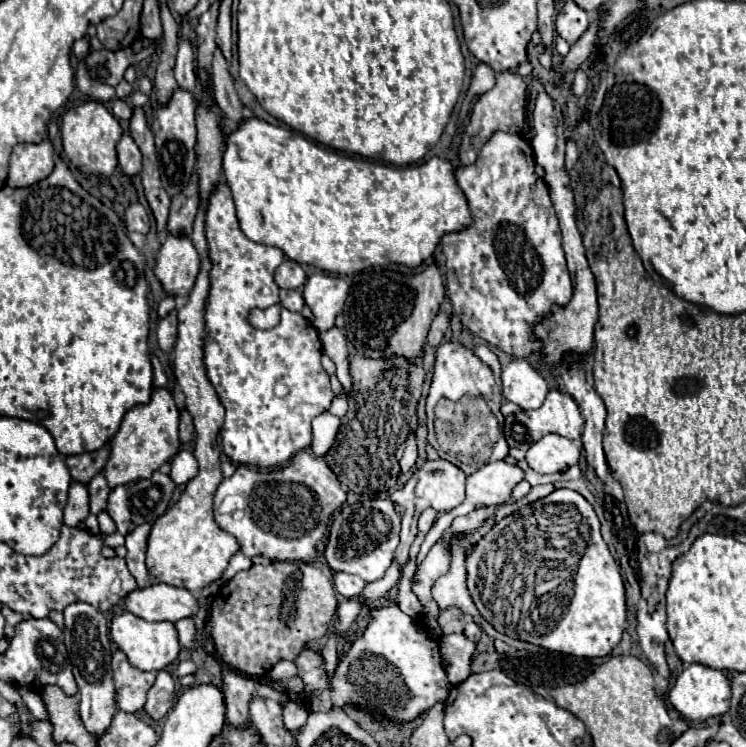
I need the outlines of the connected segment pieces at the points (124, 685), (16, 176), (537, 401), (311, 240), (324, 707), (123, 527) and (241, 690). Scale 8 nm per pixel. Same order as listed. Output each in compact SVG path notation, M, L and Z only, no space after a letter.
M116 650L112 654L112 676L116 688L116 708L130 714L142 712L146 694L152 688L156 674L138 670L128 662L122 650Z
M50 140L40 144L18 144L12 150L10 174L6 184L12 188L30 186L44 180L54 170L54 148Z
M512 360L502 370L502 396L522 410L536 410L548 394L546 380L524 360Z
M244 118L244 120L240 120L238 128L232 134L228 134L226 150L224 150L224 158L222 158L222 170L224 170L226 184L232 192L234 204L236 204L236 216L238 216L240 228L252 242L266 244L266 246L276 246L290 260L296 260L300 264L312 264L312 266L316 266L320 270L326 270L326 272L332 272L332 274L352 274L352 272L358 272L358 270L364 270L364 268L370 268L370 266L382 266L382 264L390 264L390 262L404 264L404 266L418 266L434 254L434 248L440 242L442 234L462 230L464 226L468 226L472 222L466 196L464 196L464 192L460 192L460 188L454 180L452 166L450 166L450 162L446 162L442 158L434 156L424 164L406 166L406 168L390 168L390 166L382 166L378 162L370 162L369 159L344 156L336 150L330 150L330 148L312 142L296 130L272 126L272 124L268 124L260 118Z
M398 606L370 608L366 630L344 652L332 674L326 672L324 658L318 650L300 650L294 664L304 682L308 712L328 712L334 706L344 710L352 706L372 714L374 720L406 724L430 710L436 702L444 702L452 688L442 664L438 640L428 634L424 617L412 620Z
M156 470L150 478L146 480L136 480L130 484L122 484L116 486L110 496L108 496L108 514L112 516L112 520L116 522L116 528L120 534L128 534L132 532L136 526L144 524L144 522L152 522L158 516L162 516L170 504L170 498L176 490L176 484L172 482L172 478L168 474L162 474L160 470Z
M224 668L224 700L226 700L226 720L232 728L244 730L248 726L250 714L248 704L254 698L256 682L244 676L238 676L236 672Z

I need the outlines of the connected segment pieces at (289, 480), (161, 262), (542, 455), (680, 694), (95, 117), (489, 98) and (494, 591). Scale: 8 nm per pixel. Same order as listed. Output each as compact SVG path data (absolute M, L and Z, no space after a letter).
M306 450L296 452L288 466L278 470L262 472L254 466L238 466L230 478L224 478L214 494L214 516L222 530L234 534L240 542L240 550L252 556L264 556L270 560L288 560L288 562L314 562L316 544L324 538L332 516L346 502L346 492L338 476L328 468L324 458L318 458Z
M168 234L154 266L154 274L160 280L168 296L186 296L200 270L200 256L190 236Z
M546 434L542 440L530 446L530 450L526 452L526 462L538 474L564 472L566 468L578 464L580 452L580 442L568 440L558 434Z
M690 664L678 676L674 688L668 694L668 700L688 722L704 722L714 716L724 716L730 708L730 680L722 670L714 670L702 664Z
M88 100L88 102L82 102L76 108L68 110L62 118L60 132L62 132L64 152L72 164L76 164L84 172L96 174L104 180L116 170L116 166L118 166L116 144L122 136L122 128L120 128L118 118L102 102Z
M500 72L496 74L496 86L476 100L470 116L470 124L466 126L466 132L462 136L460 146L460 162L464 166L470 166L476 162L480 148L486 144L486 140L496 130L506 130L508 134L518 134L524 126L524 106L526 106L526 82L516 72Z
M554 490L522 512L496 522L480 542L468 548L466 582L482 618L510 638L578 658L608 656L622 638L626 600L620 566L600 536L600 520L592 504L574 490Z

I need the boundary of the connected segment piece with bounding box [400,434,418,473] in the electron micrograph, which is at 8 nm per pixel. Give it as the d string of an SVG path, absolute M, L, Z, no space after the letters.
M410 434L410 436L408 436L408 440L406 440L404 456L402 456L402 460L400 460L401 472L404 473L404 471L410 470L410 468L414 466L416 458L418 458L418 454L416 454L416 440L414 440L414 436Z

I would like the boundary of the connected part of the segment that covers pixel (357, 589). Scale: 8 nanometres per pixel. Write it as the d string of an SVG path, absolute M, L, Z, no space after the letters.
M336 572L334 574L334 582L336 582L336 590L344 596L344 598L354 598L362 592L362 588L366 586L366 582L358 576L346 574L346 572Z

